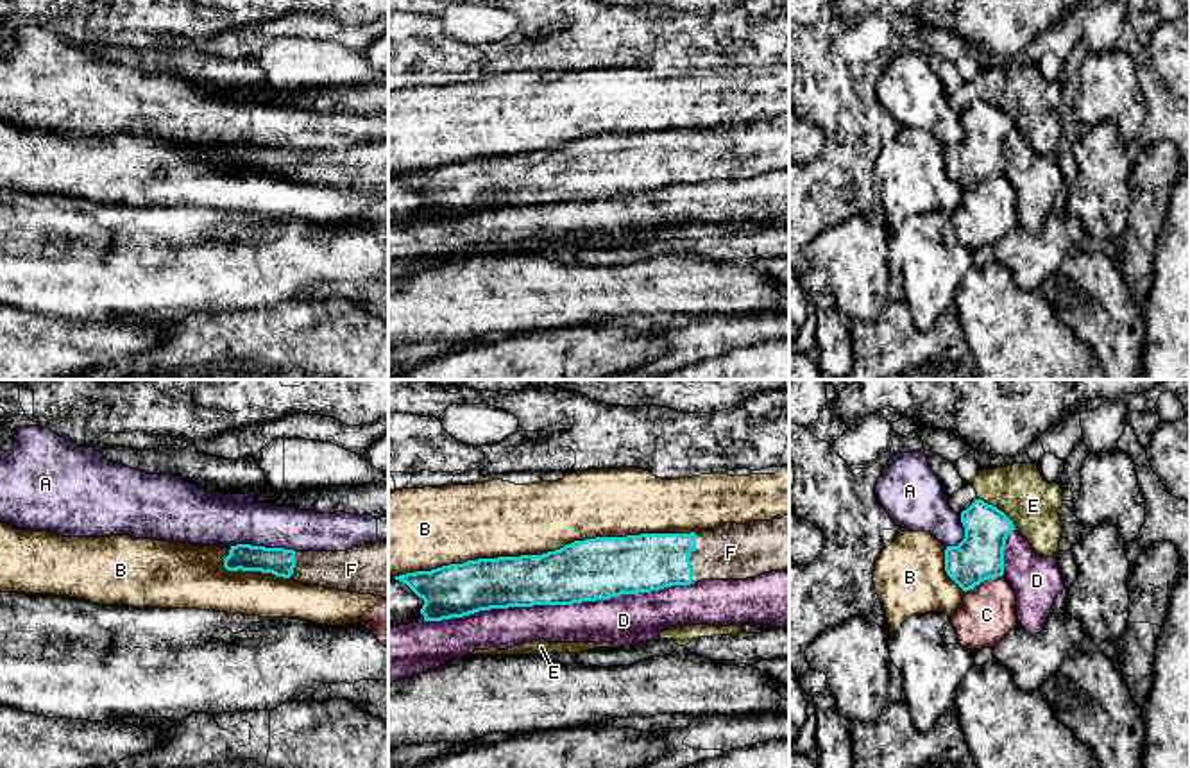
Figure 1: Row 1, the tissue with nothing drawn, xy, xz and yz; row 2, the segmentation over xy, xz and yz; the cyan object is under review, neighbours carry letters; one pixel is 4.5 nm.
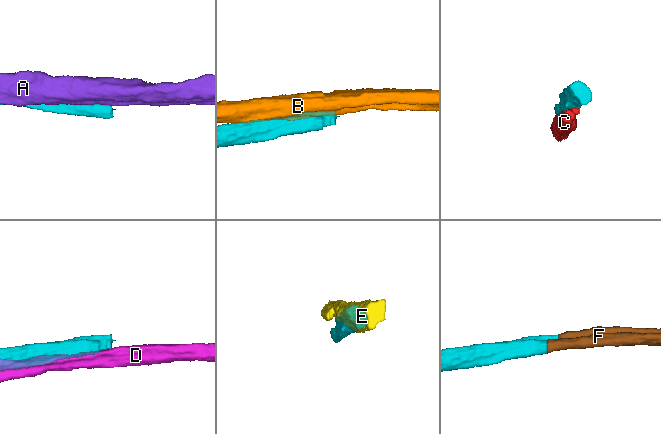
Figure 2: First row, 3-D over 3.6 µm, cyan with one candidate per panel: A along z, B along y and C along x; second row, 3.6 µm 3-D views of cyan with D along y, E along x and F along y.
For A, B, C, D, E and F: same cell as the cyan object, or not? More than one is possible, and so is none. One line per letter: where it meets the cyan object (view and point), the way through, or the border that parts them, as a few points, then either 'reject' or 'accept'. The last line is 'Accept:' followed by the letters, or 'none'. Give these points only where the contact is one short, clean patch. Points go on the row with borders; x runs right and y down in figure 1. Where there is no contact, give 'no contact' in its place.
A: contact xy (262, 546); reject
B: contact xz (544, 554); reject
C: contact yz (983, 580); reject
D: contact xz (559, 604); reject
E: contact yz (997, 509); reject
F: contact xz (688, 559); accept
Accept: F

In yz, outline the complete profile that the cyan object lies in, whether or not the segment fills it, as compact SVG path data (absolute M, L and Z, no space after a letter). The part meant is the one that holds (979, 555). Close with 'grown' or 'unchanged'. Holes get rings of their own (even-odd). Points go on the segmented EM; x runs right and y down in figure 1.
M975 499L961 512L961 523L965 526L965 539L957 546L947 546L945 571L966 593L984 580L1004 575L1006 539L1016 528L1002 510L982 499Z | unchanged

